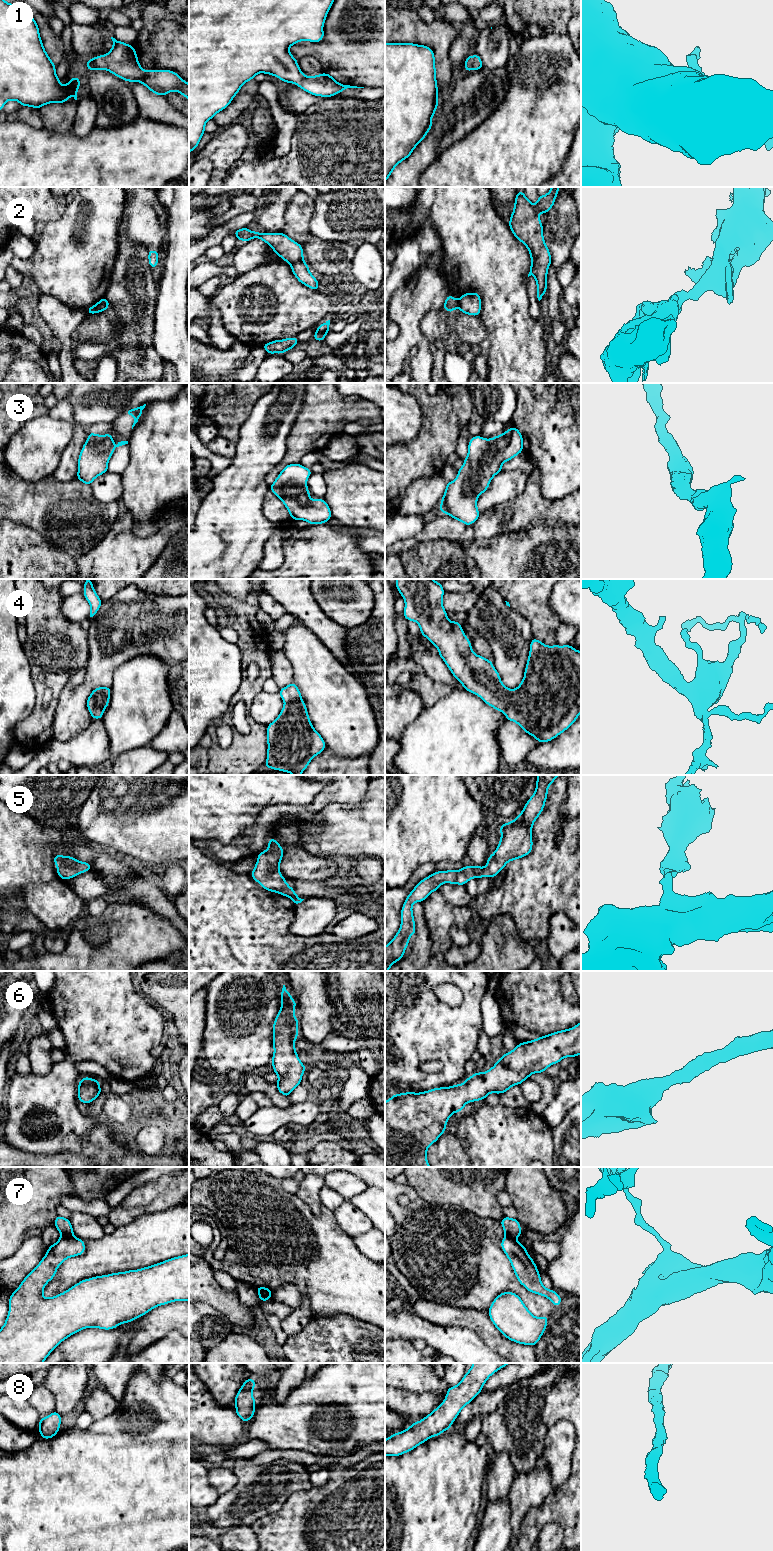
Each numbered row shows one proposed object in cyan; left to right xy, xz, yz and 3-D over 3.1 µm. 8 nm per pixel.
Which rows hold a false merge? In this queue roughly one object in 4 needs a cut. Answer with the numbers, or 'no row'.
2, 7

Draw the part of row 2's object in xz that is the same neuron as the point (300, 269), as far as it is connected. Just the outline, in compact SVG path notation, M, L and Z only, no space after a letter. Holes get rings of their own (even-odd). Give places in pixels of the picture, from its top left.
M297 261L291 264L291 270L298 281L307 287L318 290L319 282L310 273L309 266L304 261Z

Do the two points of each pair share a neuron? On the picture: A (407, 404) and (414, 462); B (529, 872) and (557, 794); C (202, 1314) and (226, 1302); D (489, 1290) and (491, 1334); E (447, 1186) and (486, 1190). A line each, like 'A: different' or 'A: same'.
A: different
B: same
C: different
D: different
E: same

